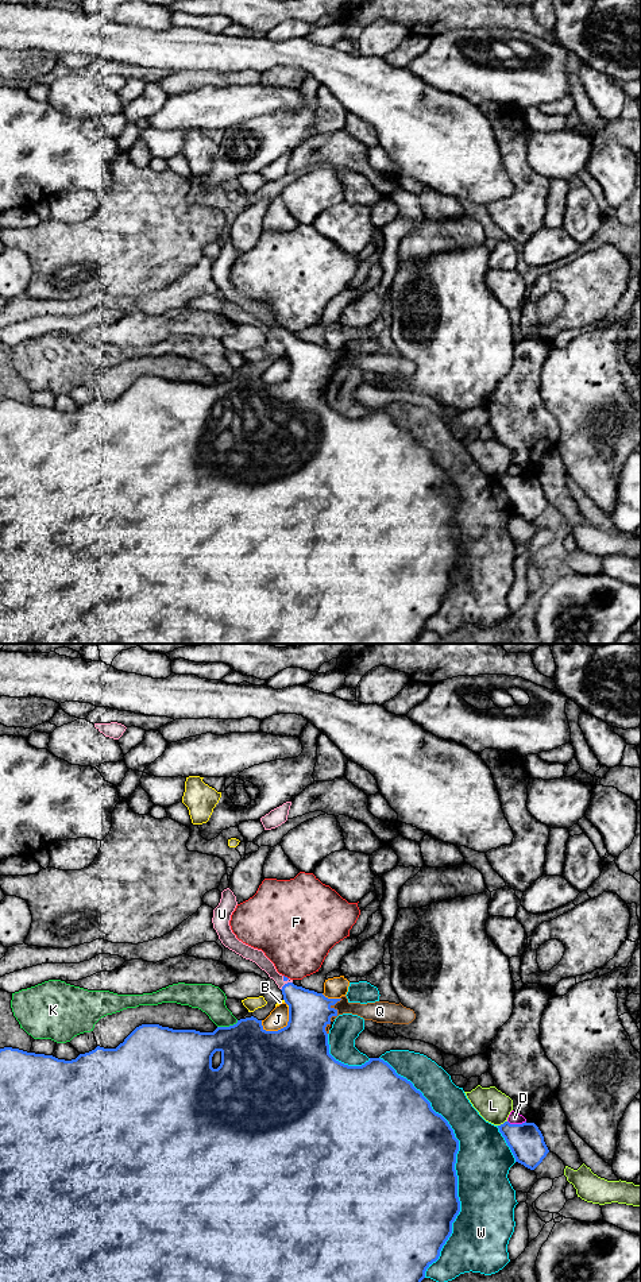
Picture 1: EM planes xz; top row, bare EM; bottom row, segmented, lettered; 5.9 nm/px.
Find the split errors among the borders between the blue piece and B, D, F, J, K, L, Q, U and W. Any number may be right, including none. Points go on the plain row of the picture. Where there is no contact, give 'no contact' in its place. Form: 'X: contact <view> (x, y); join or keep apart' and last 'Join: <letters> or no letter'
B: contact xz (284, 351); keep apart
D: contact xz (517, 477); keep apart
F: contact xz (286, 329); keep apart
J: contact xz (284, 379); keep apart
K: contact xz (227, 379); keep apart
L: contact xz (504, 475); keep apart
Q: contact xz (335, 362); join
U: contact xz (285, 336); join
W: contact xz (455, 514); keep apart
Join: Q, U

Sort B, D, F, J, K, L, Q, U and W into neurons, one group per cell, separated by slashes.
B / D / F / J / K / L / Q U / W

